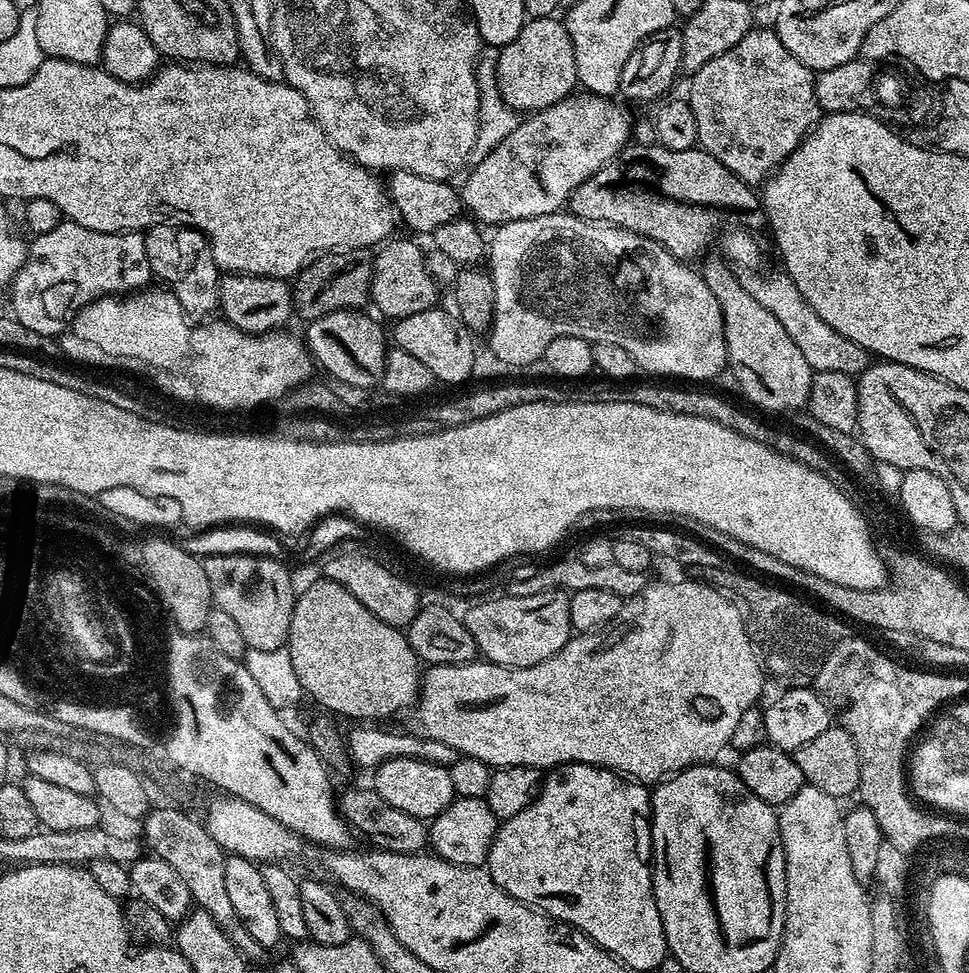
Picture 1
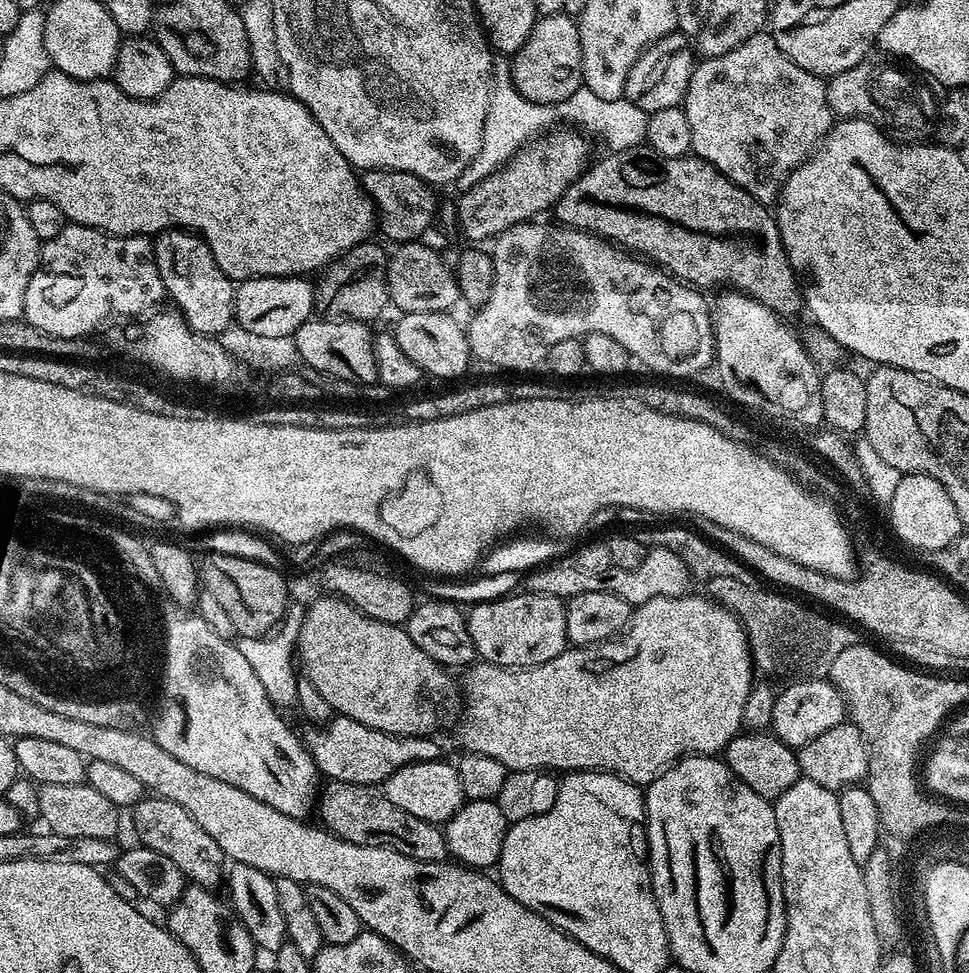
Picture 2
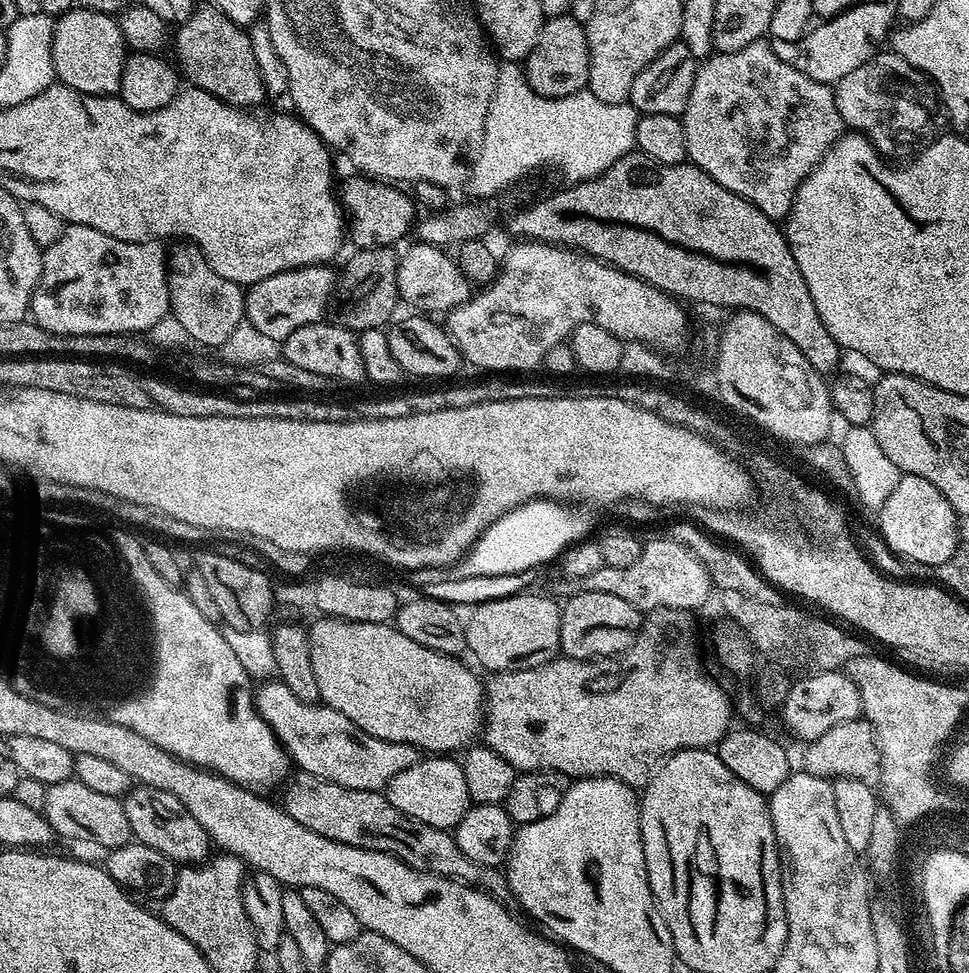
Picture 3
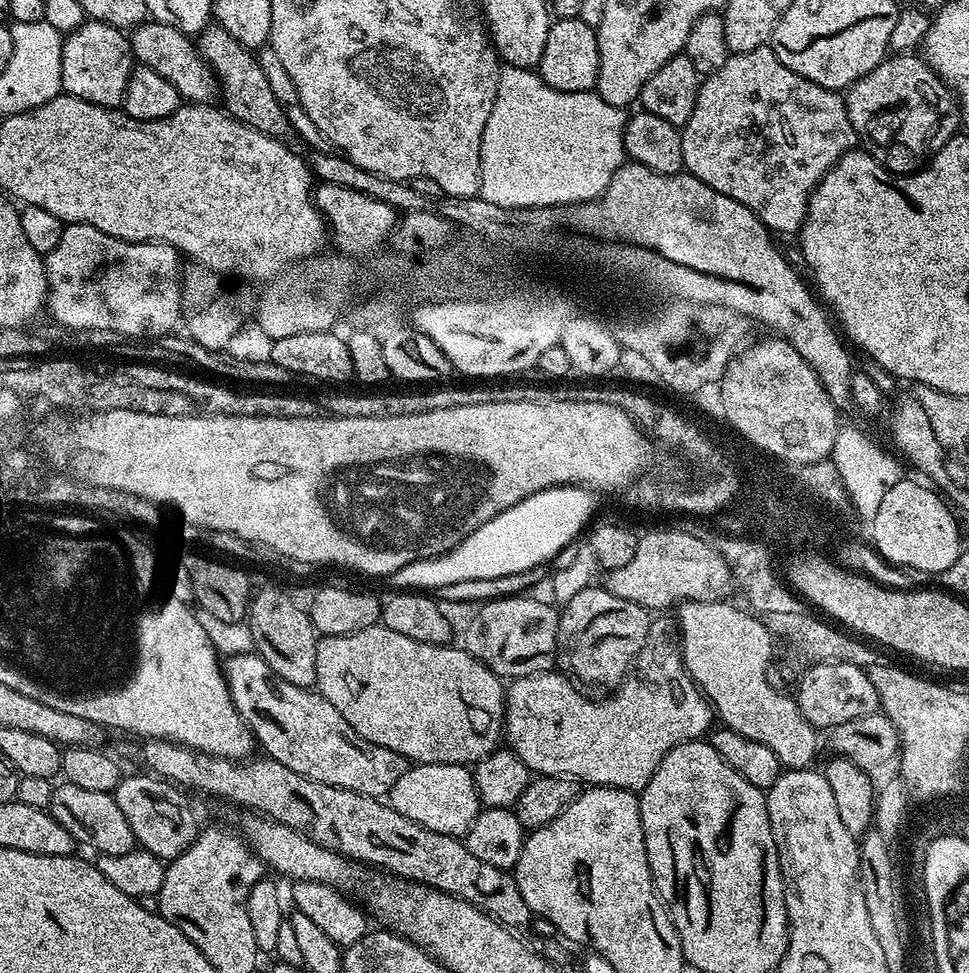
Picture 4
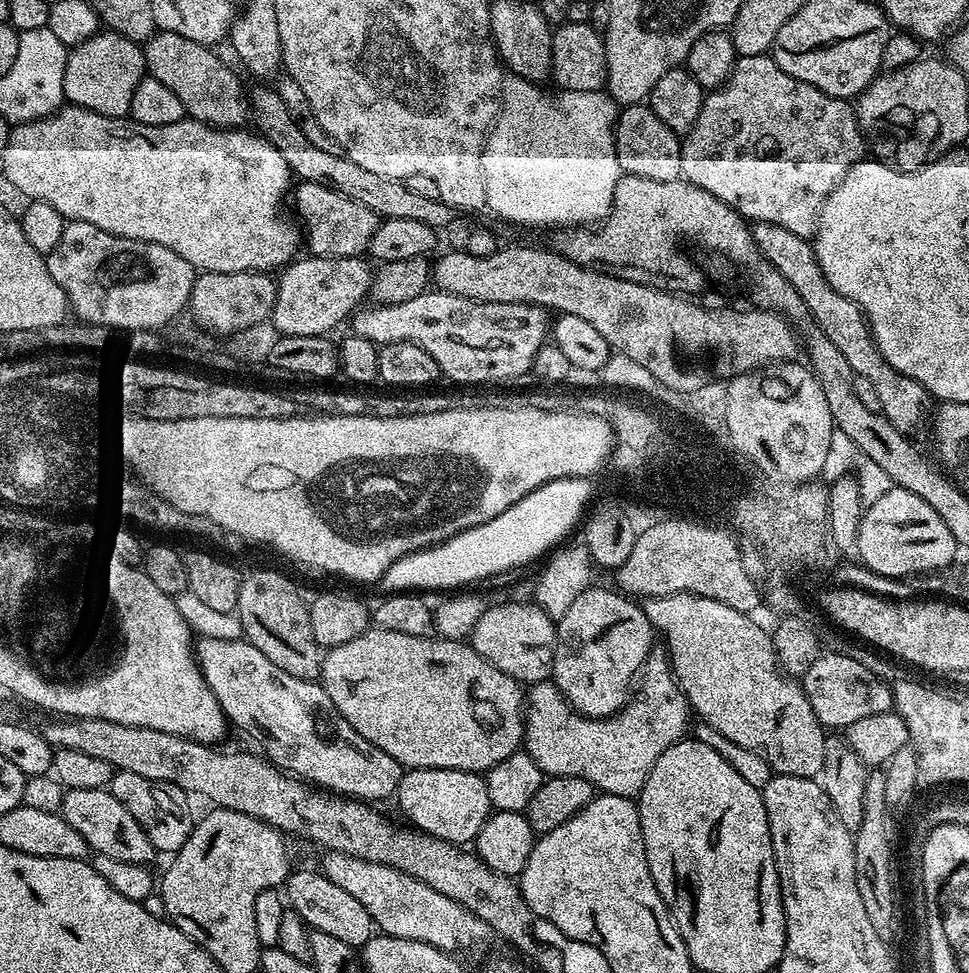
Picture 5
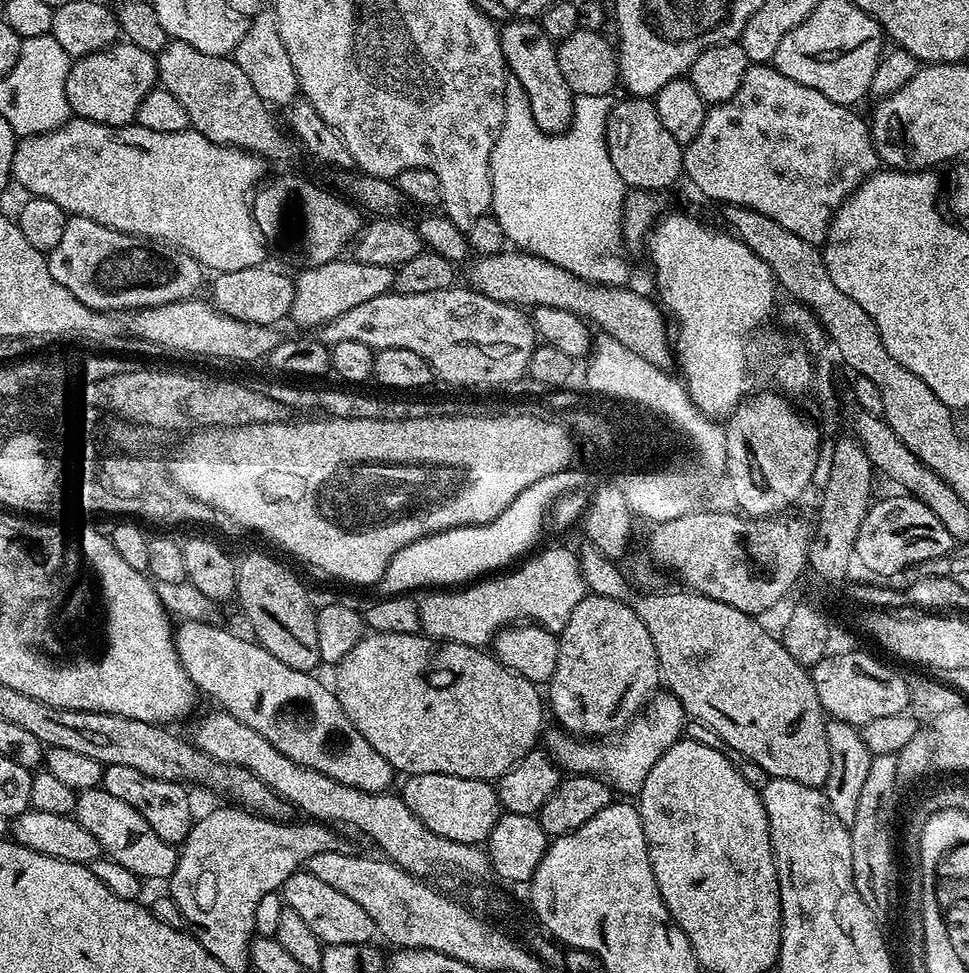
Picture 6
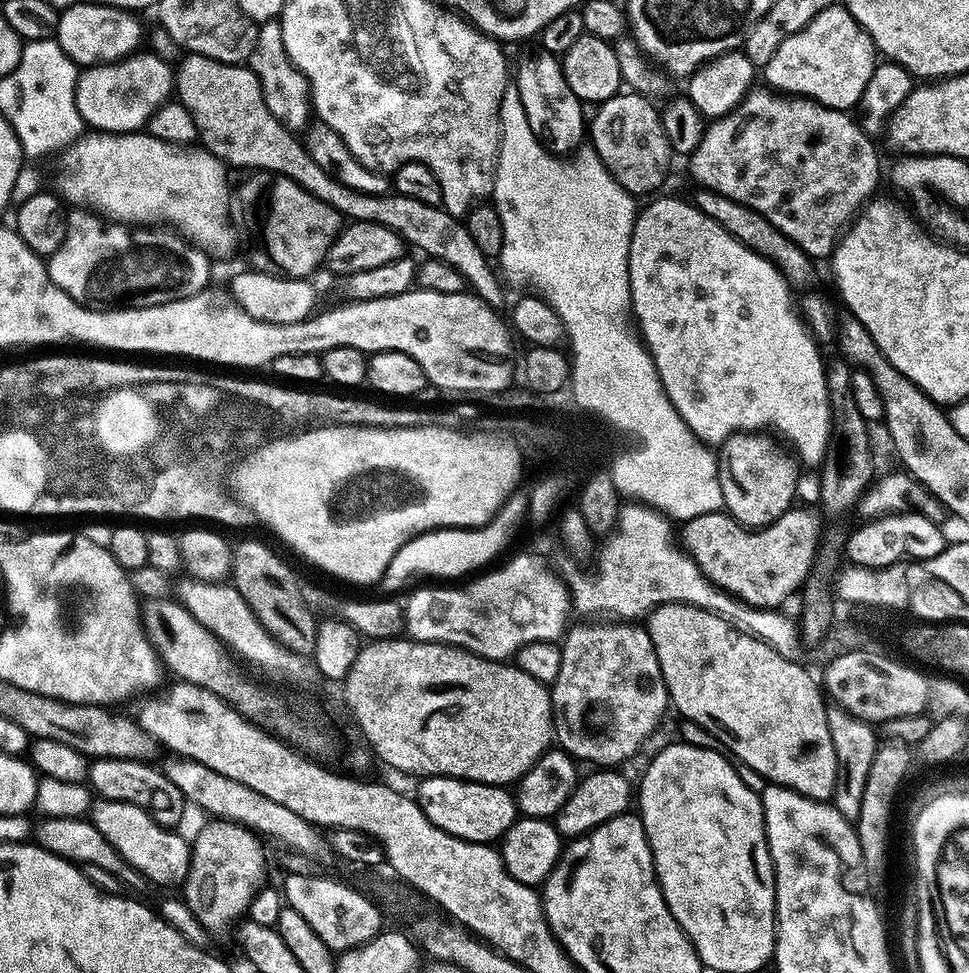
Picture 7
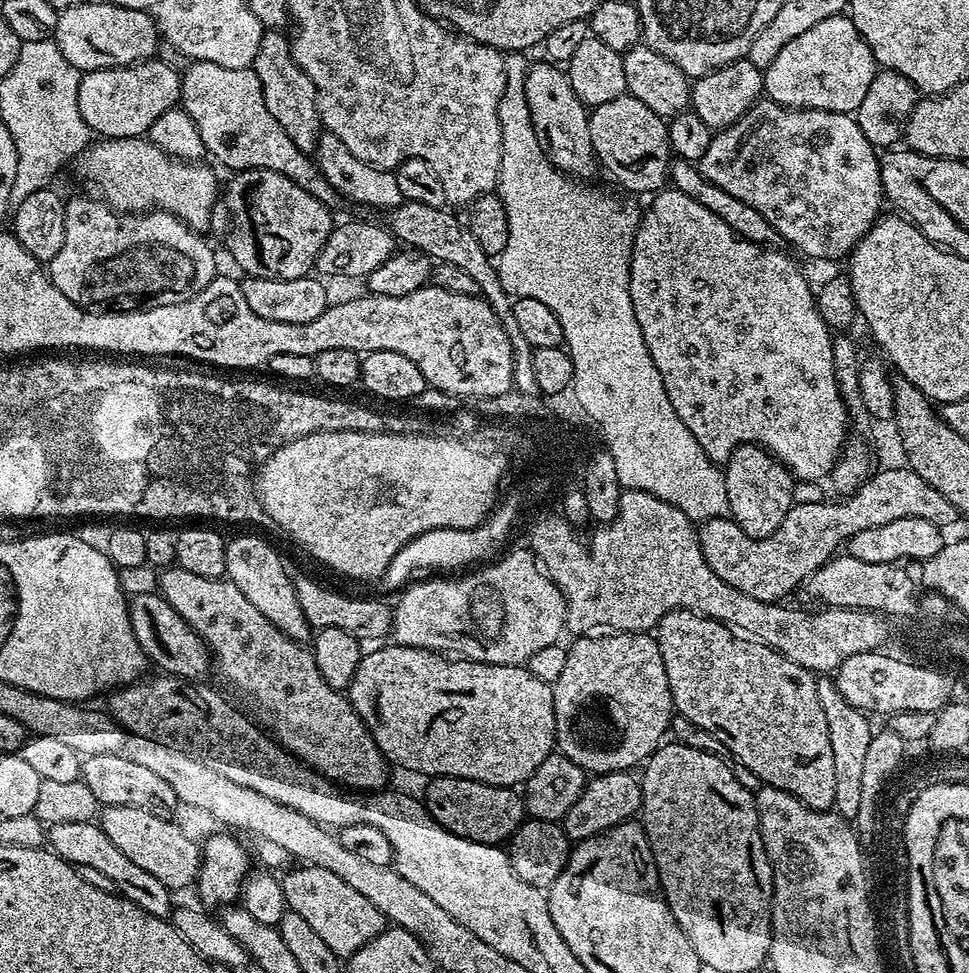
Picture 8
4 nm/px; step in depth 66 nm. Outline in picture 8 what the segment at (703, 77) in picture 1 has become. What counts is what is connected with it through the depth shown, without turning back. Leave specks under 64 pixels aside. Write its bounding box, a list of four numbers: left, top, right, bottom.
[698,98,884,260]

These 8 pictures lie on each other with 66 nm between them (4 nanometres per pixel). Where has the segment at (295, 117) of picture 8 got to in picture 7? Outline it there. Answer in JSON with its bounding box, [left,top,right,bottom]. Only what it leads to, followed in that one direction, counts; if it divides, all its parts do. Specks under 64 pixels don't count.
[246,19,310,130]

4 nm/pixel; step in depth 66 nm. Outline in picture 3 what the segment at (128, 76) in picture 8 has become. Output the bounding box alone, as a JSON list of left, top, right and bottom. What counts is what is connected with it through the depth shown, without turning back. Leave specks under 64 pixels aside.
[52,6,126,96]

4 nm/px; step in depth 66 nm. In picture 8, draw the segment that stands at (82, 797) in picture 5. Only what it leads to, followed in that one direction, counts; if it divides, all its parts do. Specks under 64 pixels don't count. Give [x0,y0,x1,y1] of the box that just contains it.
[98,806,201,890]

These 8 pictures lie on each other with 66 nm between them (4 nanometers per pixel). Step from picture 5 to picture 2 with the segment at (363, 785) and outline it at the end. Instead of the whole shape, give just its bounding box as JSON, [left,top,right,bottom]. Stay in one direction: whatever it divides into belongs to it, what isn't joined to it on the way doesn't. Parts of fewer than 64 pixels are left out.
[302,714,441,786]

